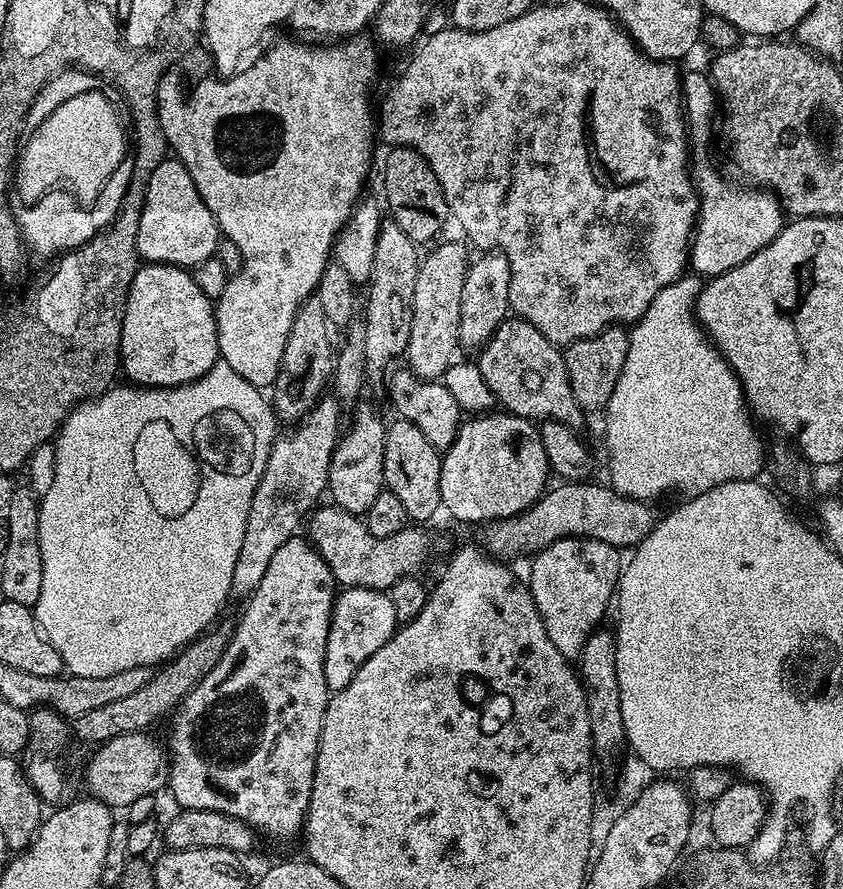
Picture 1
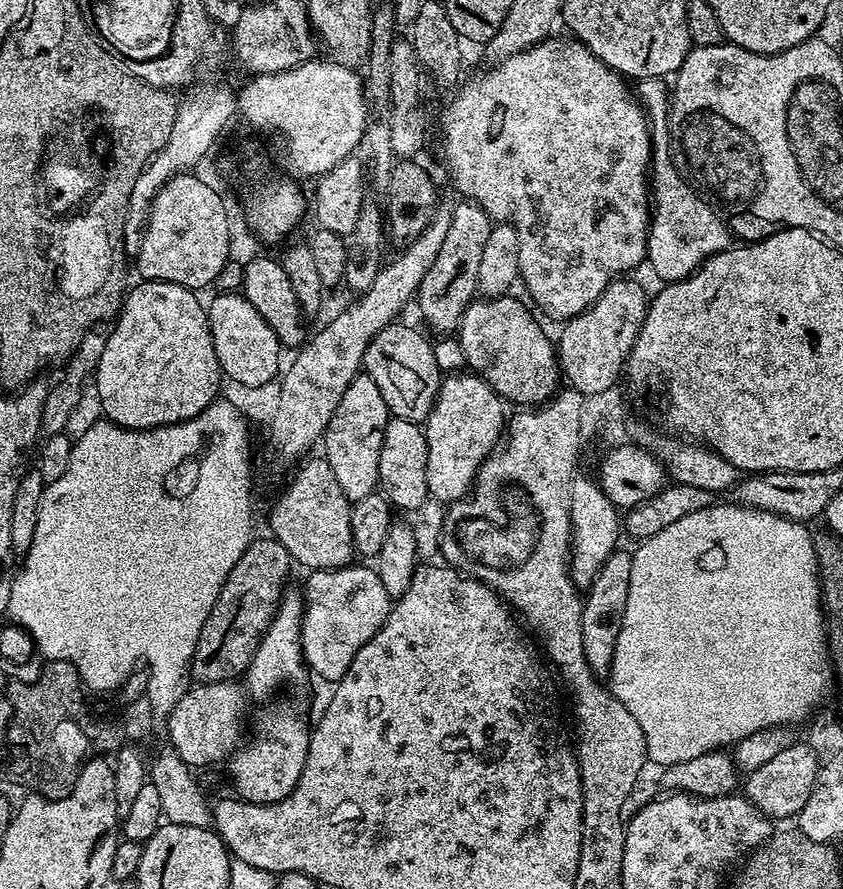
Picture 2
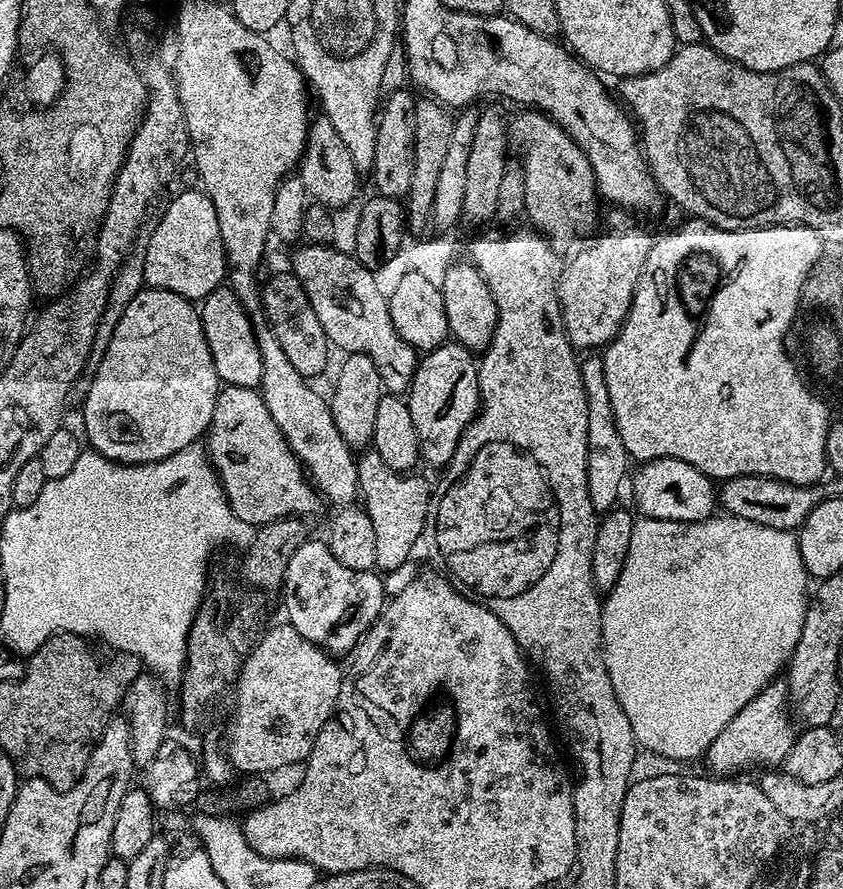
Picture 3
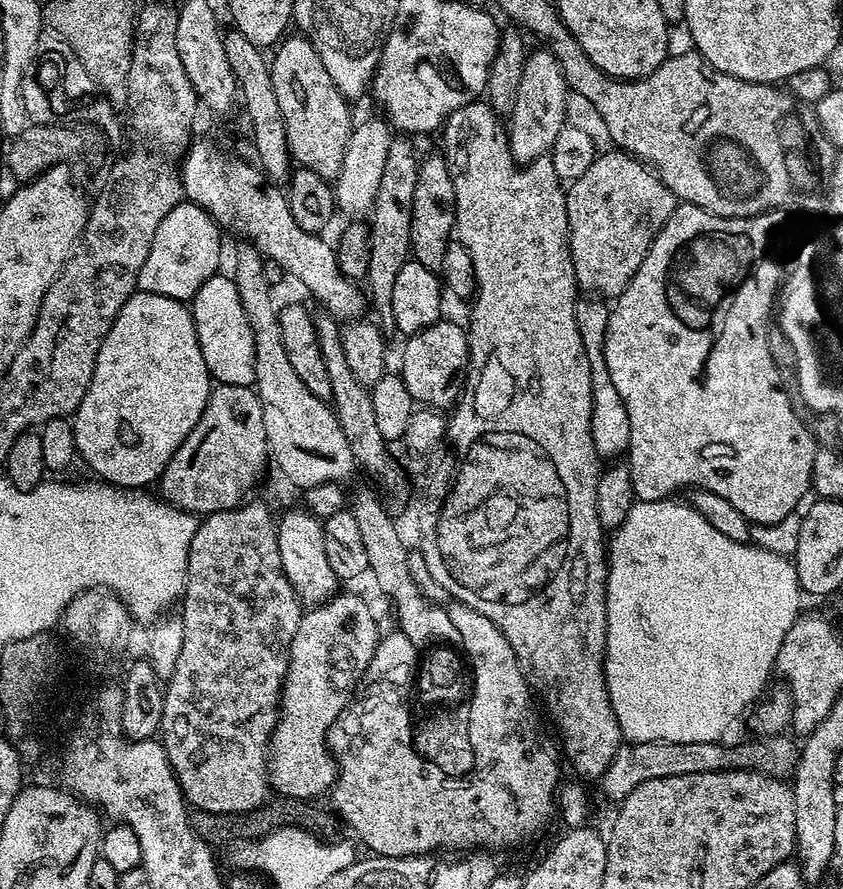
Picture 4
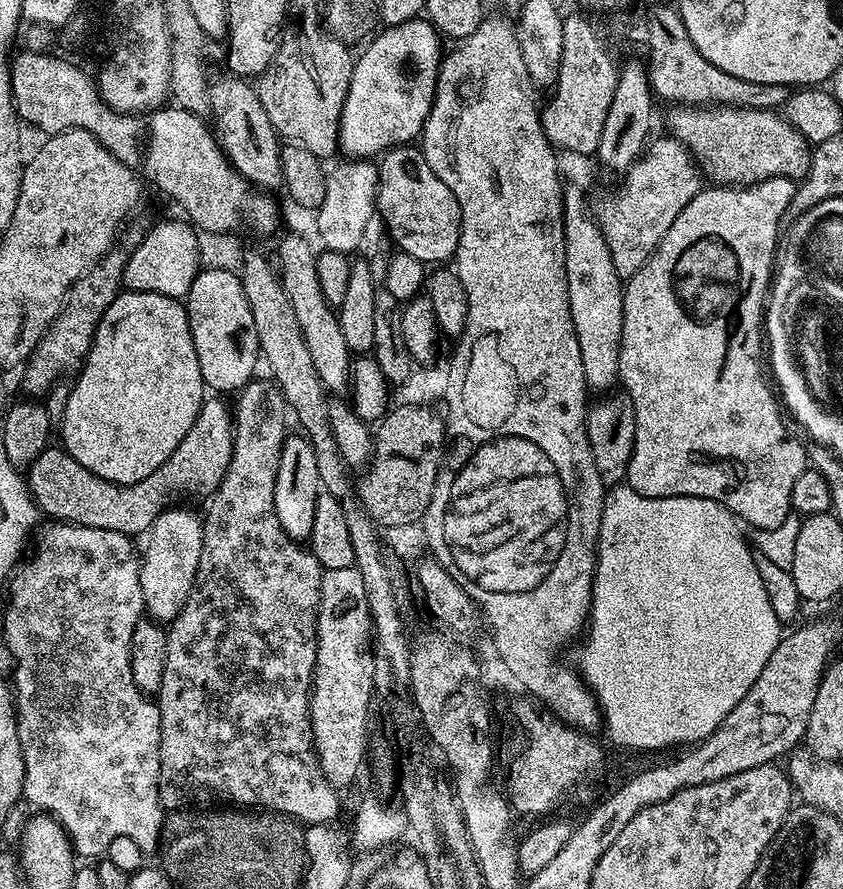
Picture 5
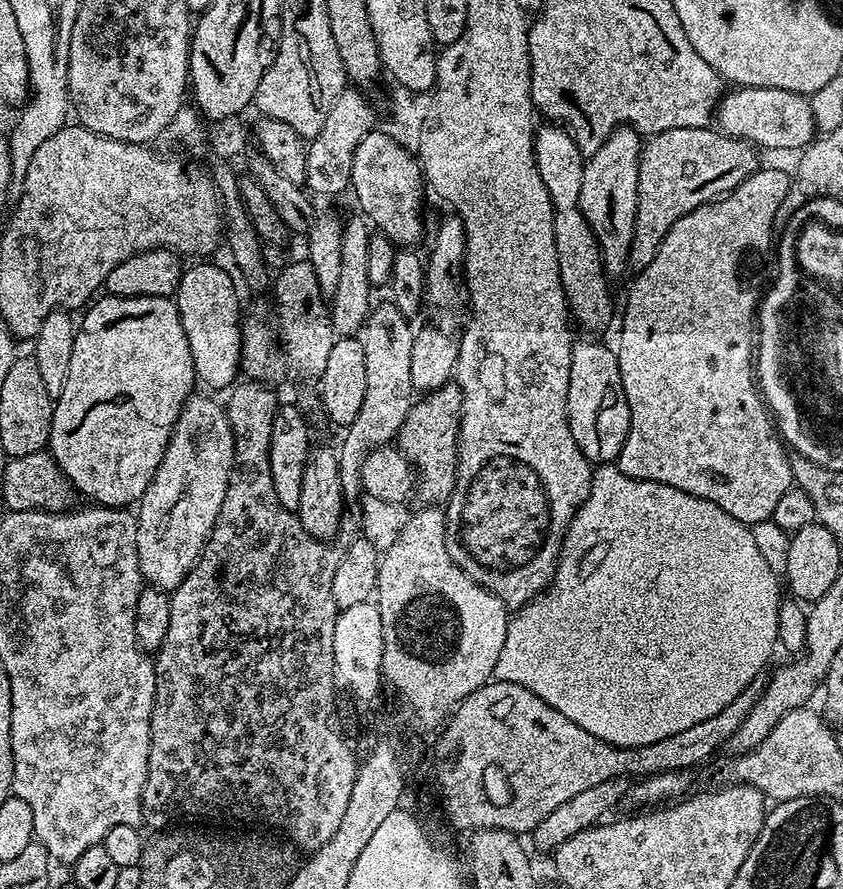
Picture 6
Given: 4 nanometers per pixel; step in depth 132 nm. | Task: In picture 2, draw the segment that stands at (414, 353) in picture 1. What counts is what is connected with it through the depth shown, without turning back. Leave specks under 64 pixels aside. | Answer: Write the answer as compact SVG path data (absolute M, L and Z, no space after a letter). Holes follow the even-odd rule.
M461 199L460 204L451 205L450 231L442 241L442 250L434 258L434 266L426 270L420 289L414 297L415 307L420 307L420 316L440 334L452 334L457 331L463 312L477 295L478 265L482 263L482 250L486 238L490 235L494 221L482 210L482 206L470 200Z

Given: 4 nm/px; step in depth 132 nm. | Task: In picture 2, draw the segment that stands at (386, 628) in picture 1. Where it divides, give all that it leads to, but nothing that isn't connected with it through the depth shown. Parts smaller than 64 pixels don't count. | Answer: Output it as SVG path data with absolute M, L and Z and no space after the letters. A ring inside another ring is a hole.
M375 567L356 568L317 568L307 573L308 581L302 585L304 593L304 621L302 630L302 650L304 651L304 663L313 677L321 676L324 680L339 682L350 670L350 662L378 634L378 630L386 622L388 611L392 609L393 601L386 594L386 586L378 578Z

